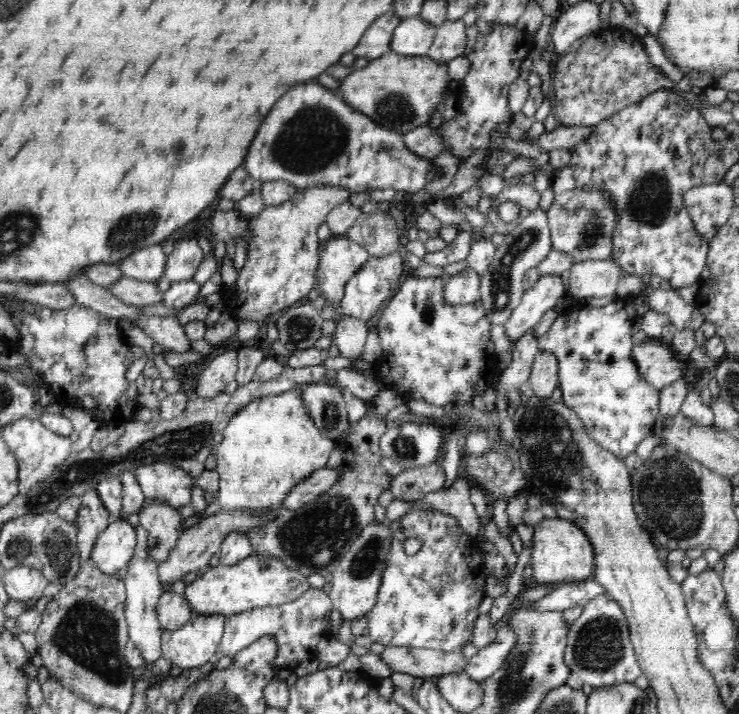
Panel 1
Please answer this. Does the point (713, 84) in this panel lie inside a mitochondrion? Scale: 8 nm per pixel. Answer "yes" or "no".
no

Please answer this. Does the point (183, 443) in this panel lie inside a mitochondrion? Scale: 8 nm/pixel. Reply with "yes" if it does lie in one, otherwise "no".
yes

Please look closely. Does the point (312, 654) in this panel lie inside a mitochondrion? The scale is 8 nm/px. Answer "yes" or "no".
no

